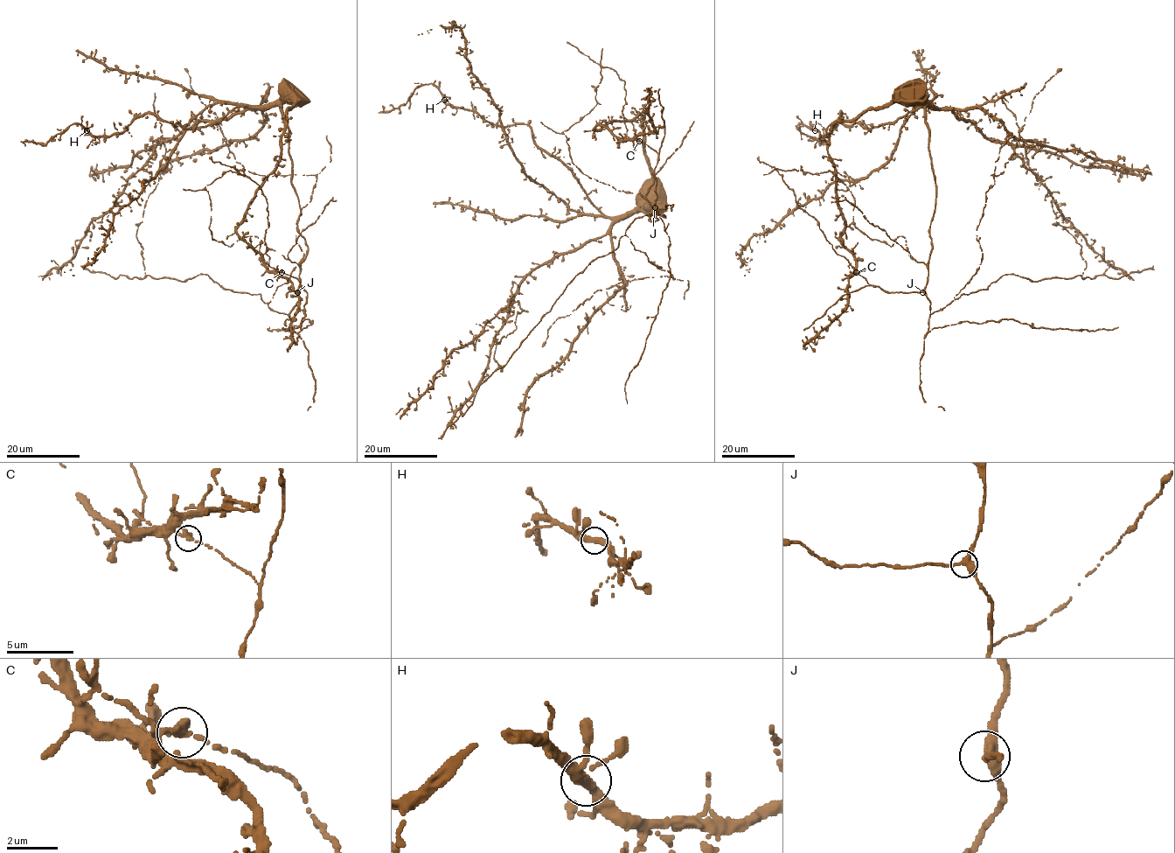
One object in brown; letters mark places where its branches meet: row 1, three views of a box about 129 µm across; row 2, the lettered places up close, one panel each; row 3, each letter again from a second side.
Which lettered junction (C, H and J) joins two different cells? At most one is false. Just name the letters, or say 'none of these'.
none of these

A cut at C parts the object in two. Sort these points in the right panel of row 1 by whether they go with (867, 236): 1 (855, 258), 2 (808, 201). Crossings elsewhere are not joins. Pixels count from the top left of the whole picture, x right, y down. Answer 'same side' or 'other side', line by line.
1: same side
2: same side

